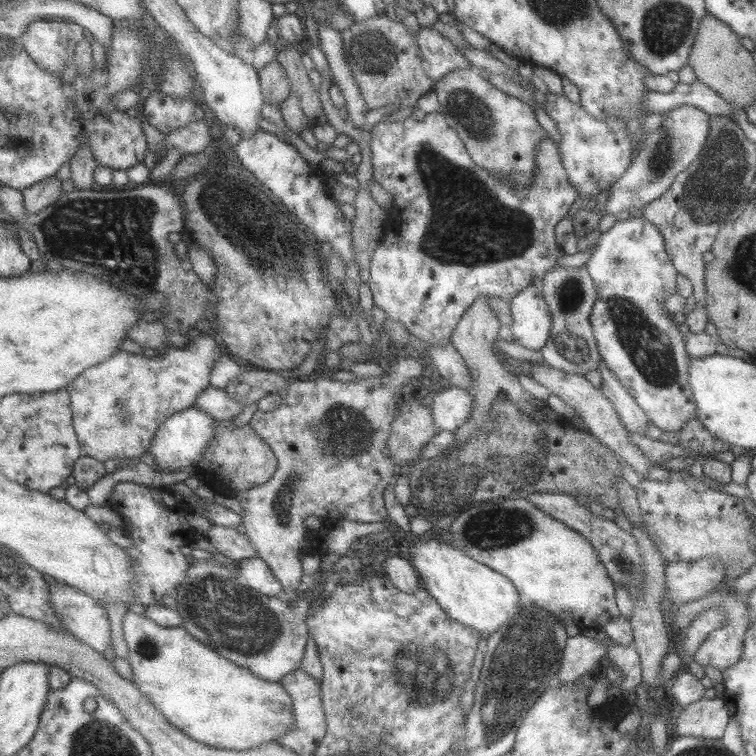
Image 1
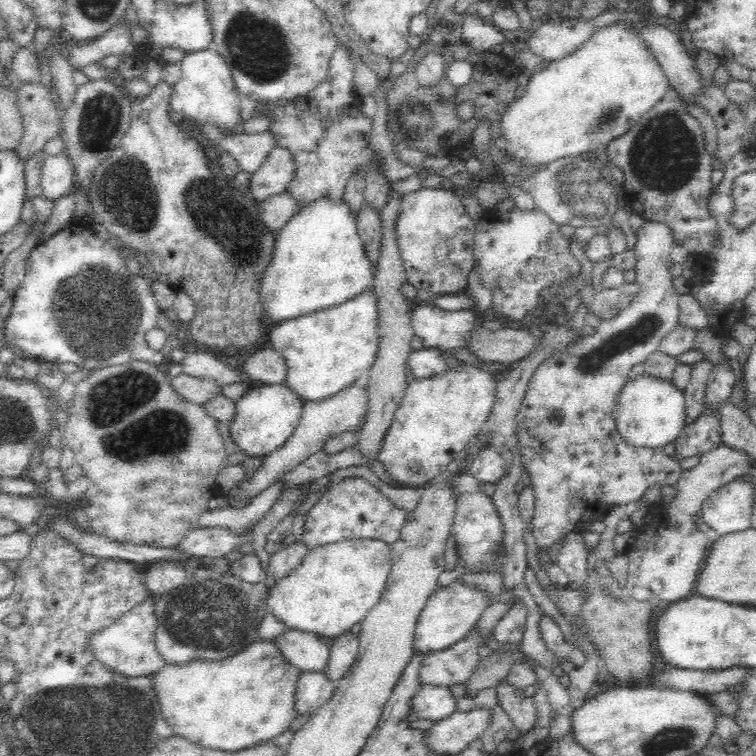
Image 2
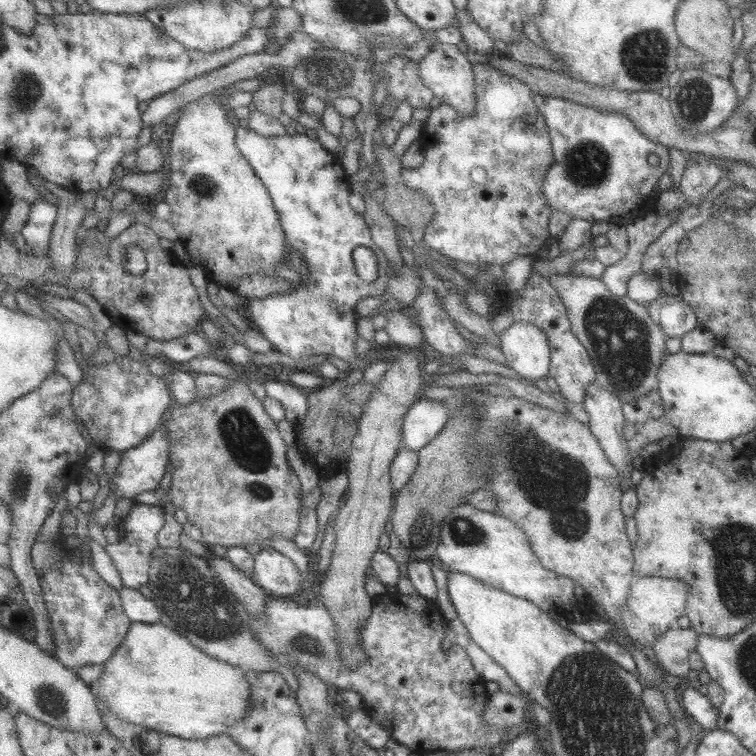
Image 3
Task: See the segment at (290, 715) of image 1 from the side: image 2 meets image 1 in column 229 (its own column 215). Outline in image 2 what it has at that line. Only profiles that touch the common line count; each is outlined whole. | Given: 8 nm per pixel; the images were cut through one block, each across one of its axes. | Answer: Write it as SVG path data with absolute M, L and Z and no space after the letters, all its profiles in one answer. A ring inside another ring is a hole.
M256 638L234 654L210 662L194 659L192 662L164 664L158 672L150 674L150 688L154 689L162 717L171 727L173 735L186 738L212 750L234 752L250 748L263 741L271 741L289 730L297 718L294 703L294 688L299 668L292 666L272 641Z

